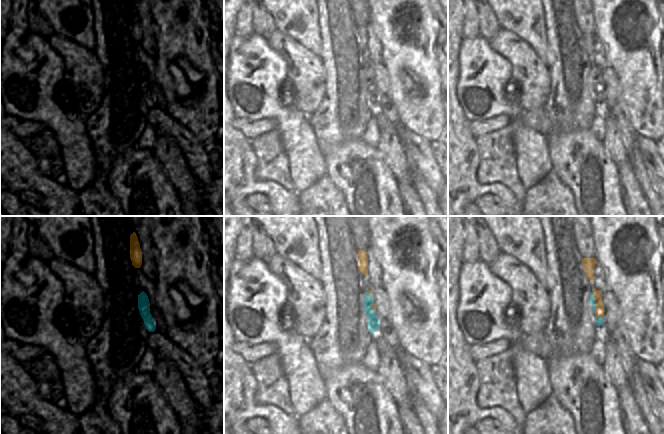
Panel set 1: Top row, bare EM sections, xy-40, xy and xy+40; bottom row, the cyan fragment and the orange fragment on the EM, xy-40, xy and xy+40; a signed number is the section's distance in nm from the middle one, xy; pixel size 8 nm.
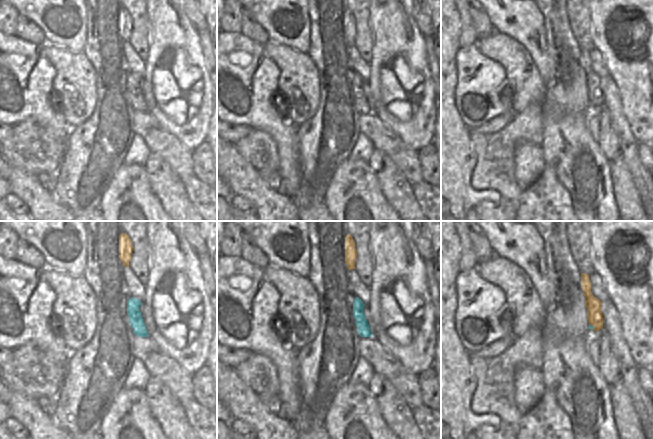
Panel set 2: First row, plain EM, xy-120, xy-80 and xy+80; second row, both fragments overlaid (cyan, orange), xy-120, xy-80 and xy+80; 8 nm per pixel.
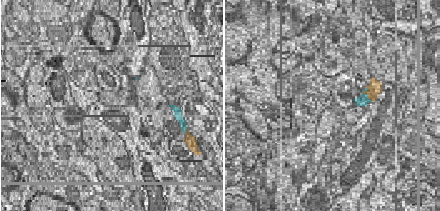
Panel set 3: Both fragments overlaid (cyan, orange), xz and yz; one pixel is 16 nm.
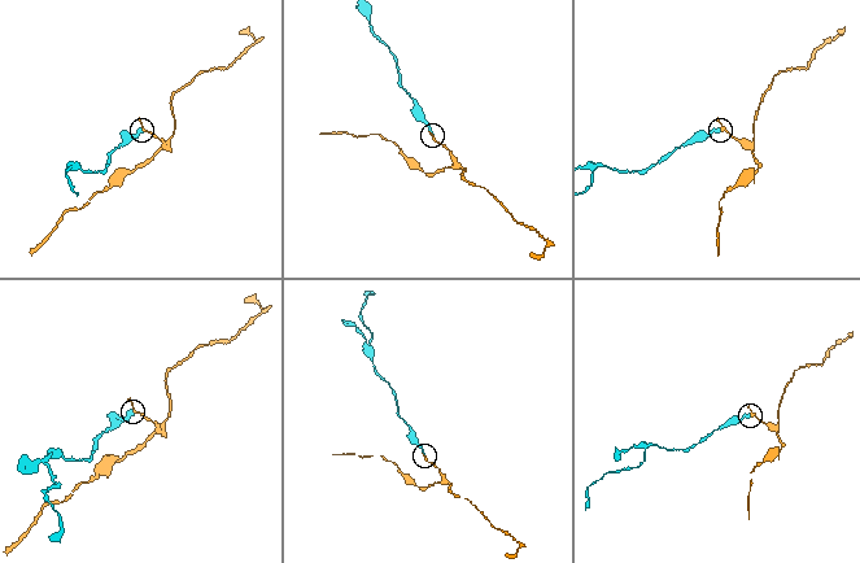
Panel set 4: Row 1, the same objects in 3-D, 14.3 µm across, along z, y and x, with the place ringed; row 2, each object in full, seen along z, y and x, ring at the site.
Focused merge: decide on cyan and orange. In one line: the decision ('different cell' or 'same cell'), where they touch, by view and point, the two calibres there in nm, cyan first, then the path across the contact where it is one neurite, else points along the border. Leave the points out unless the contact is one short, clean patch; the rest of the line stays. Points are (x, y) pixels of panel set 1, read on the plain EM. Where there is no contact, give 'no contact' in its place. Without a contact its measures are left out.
different cell; contact xy+40 (595, 78); calibres 50 and 70 nm; border xy+40 (592, 67), (595, 77), (595, 88)

